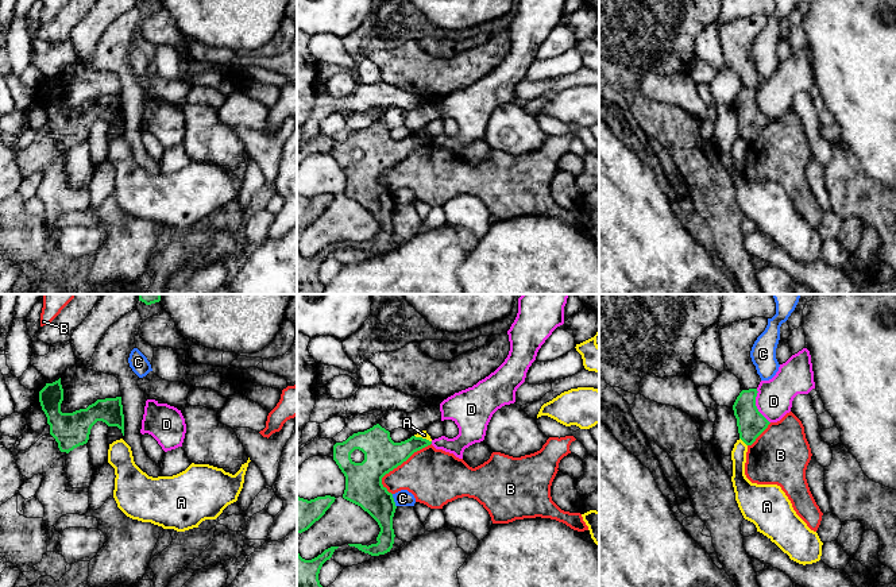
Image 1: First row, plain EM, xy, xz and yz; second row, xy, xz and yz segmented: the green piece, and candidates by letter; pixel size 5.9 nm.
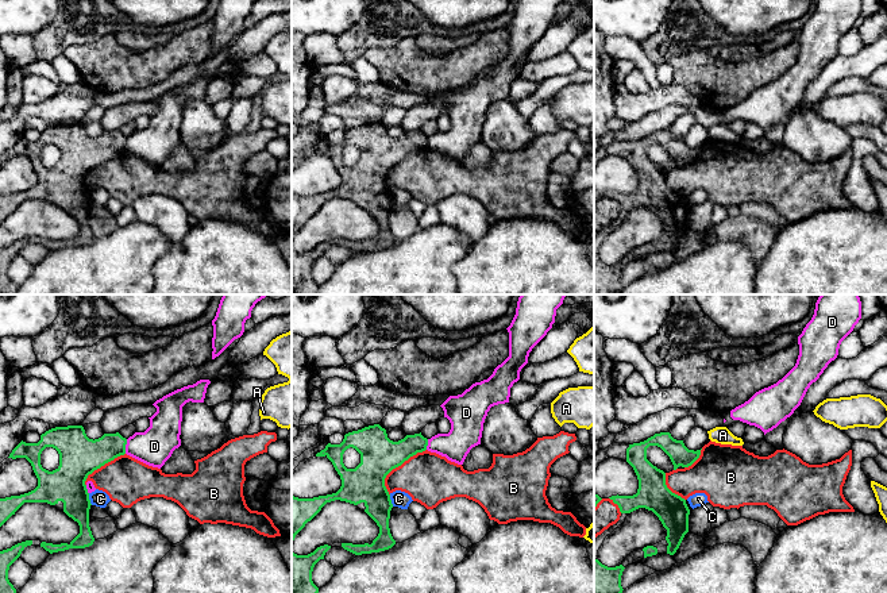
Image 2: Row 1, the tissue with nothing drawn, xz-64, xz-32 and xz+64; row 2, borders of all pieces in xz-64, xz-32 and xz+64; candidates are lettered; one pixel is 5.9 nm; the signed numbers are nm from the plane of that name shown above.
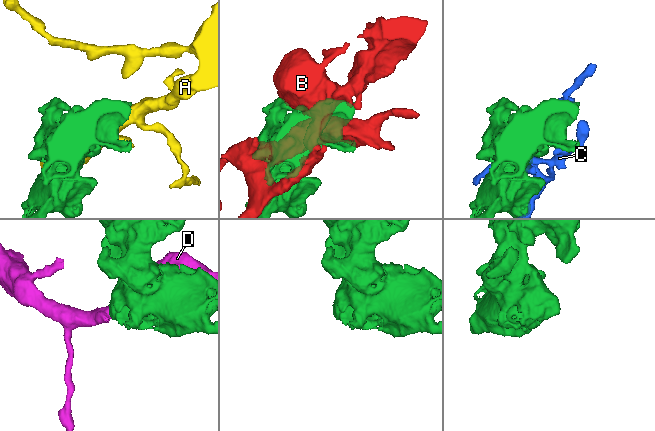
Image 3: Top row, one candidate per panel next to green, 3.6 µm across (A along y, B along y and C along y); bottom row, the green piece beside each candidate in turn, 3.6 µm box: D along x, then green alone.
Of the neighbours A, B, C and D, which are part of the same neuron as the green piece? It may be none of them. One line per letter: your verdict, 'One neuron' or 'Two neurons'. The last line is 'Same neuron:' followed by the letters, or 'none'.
A: Two neurons
B: Two neurons
C: Two neurons
D: Two neurons
Same neuron: none

